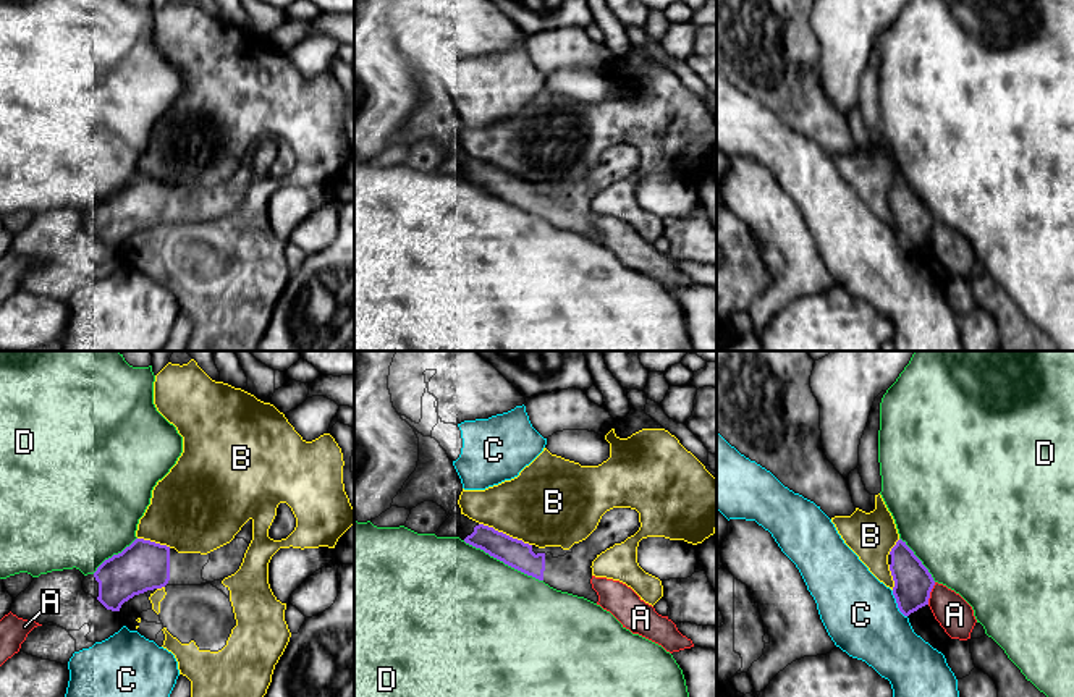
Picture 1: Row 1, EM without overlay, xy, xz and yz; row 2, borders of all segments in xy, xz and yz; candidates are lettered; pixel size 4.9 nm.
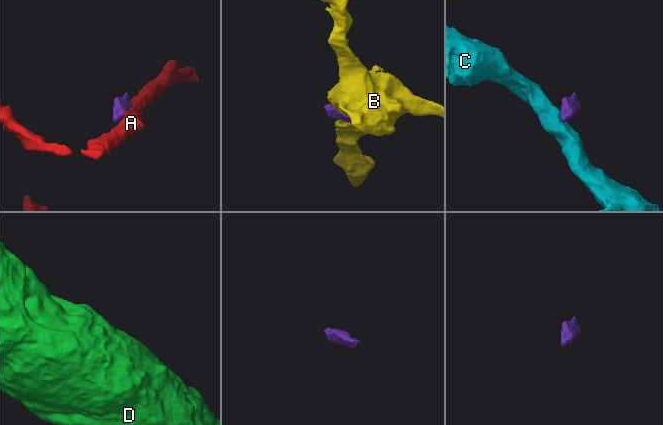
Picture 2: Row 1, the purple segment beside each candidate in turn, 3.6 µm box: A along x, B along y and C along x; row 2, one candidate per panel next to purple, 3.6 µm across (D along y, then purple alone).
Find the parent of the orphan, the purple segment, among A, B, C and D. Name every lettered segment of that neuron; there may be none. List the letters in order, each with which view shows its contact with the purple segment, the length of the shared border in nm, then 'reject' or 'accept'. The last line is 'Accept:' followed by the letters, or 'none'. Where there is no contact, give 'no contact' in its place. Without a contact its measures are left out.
A: yz | 120 nm | reject
B: xz | 280 nm | reject
C: yz | 150 nm | reject
D: xz | 440 nm | reject
Accept: none

